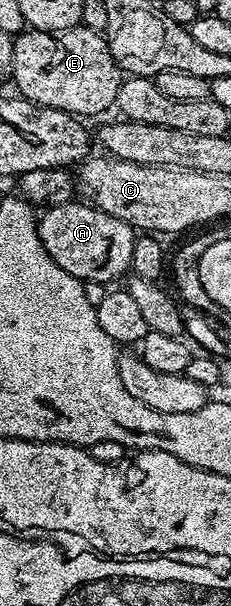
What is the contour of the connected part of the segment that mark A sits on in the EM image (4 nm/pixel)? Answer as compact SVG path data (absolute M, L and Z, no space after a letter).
M74 199L62 205L50 205L40 214L37 223L37 240L45 249L45 256L51 258L53 263L61 268L69 278L78 282L86 283L94 281L104 286L109 281L117 281L126 272L130 272L133 264L133 243L135 230L132 225L127 224L123 219L115 219L115 215L107 215L102 209L98 209L92 203L84 200Z

